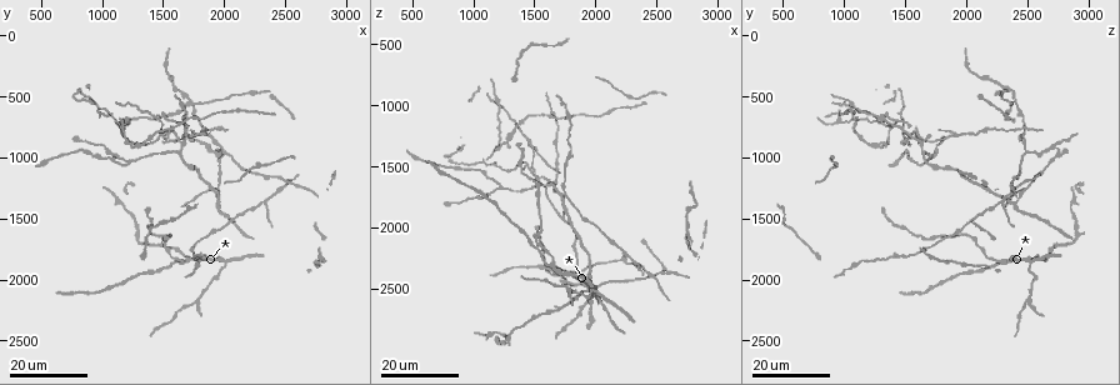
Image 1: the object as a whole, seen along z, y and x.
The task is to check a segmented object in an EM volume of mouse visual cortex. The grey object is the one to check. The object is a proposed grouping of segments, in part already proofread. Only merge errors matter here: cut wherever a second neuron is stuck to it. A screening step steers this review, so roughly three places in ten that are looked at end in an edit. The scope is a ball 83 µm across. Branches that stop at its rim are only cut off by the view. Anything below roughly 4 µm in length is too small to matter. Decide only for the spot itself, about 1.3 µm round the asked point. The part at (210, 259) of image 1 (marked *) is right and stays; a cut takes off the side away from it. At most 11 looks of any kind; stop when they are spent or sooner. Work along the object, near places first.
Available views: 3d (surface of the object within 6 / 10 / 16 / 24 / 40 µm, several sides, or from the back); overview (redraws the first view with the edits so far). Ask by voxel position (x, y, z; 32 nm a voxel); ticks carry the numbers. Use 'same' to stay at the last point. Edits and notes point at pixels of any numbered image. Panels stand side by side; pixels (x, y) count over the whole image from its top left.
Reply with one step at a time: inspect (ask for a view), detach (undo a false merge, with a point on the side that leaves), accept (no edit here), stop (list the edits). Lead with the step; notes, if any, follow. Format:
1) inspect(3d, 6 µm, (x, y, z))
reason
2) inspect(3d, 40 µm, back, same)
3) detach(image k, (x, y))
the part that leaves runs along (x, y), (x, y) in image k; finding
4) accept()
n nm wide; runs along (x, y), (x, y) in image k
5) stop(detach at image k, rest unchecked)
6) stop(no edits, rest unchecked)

inspect(3d, 24 µm, (1780, 2180, 2520))

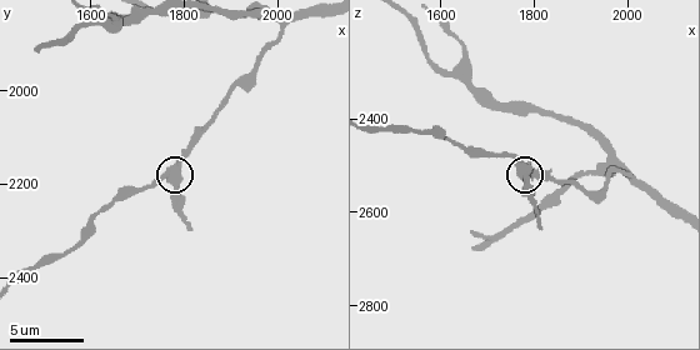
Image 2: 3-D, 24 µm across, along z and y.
inspect(3d, 10 µm, (1760, 2175, 2495))

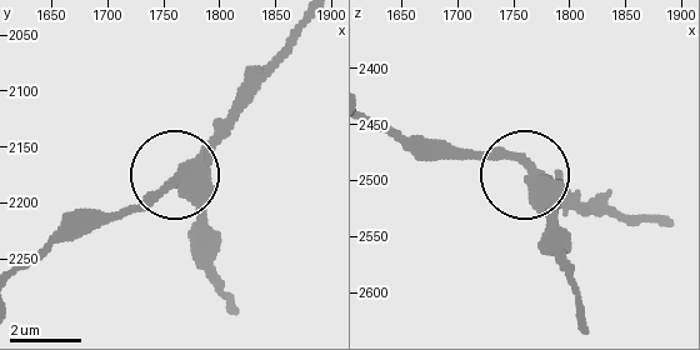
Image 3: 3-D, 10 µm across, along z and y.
accept()
continuous, no second neuron

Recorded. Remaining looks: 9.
inspect(3d, 24 µm, (2000, 940, 2480))
three-way junction

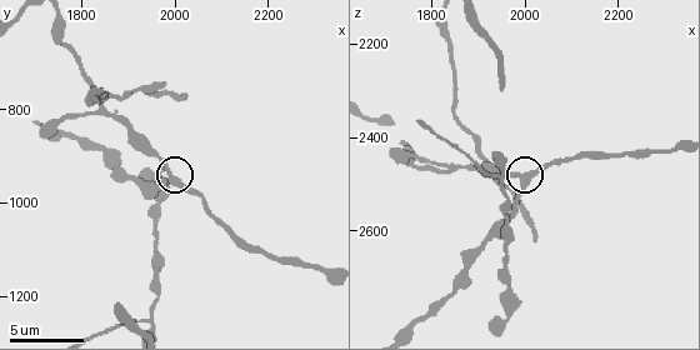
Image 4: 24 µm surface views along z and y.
inspect(3d, 6 µm, (2000, 950, 2500))

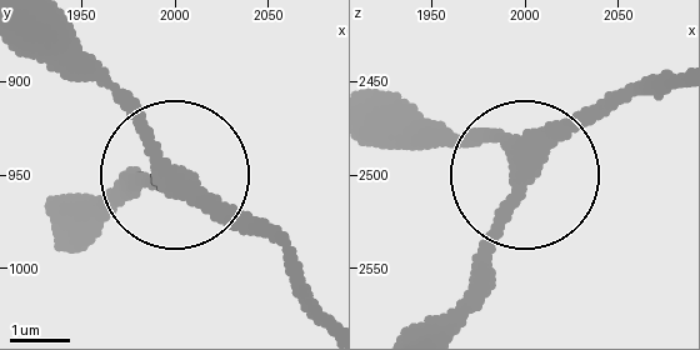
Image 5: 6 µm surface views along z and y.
inspect(3d, 6 µm, back, same)

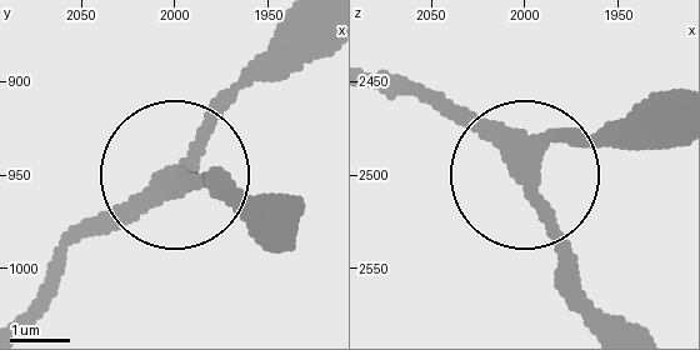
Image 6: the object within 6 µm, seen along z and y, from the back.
accept()
3 arms; runs along (648, 111), (563, 136), (533, 171), (568, 300) in image 6; all the same neuron

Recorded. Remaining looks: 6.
inspect(3d, 24 µm, (2320, 1360, 2280))
three-way junction

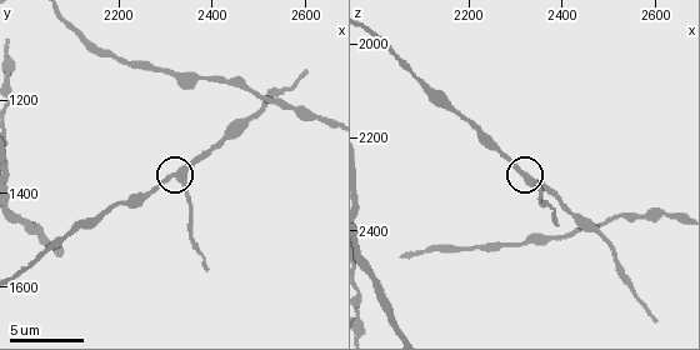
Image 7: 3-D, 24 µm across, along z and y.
inspect(3d, 6 µm, (2330, 1370, 2285))

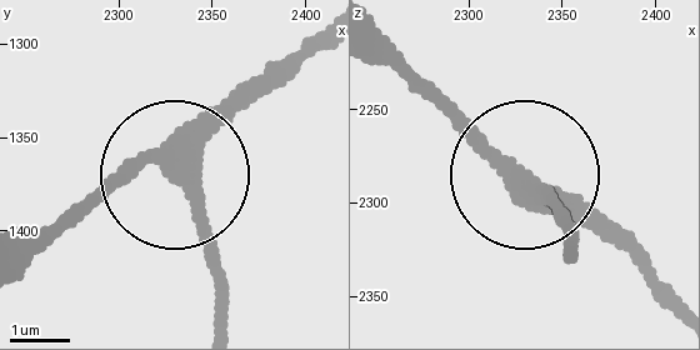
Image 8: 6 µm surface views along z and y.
accept()
3 arms; runs along (316, 51), (196, 156), (196, 215), (221, 270) in image 8; one neuron here

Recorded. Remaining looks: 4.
inspect(3d, 10 µm, (1950, 1250, 2480))
two arms in line, one across

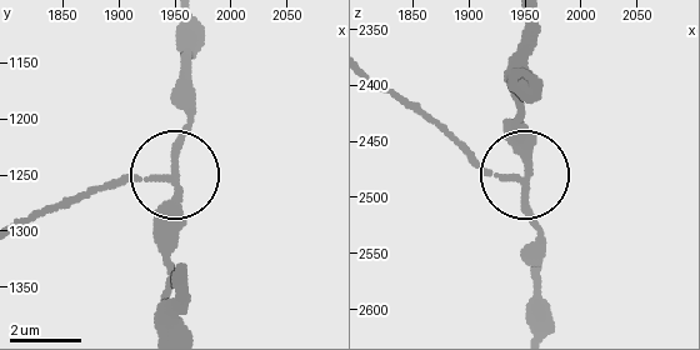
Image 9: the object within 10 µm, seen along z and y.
inspect(3d, 6 µm, (1942, 1256, 2486))
closer look

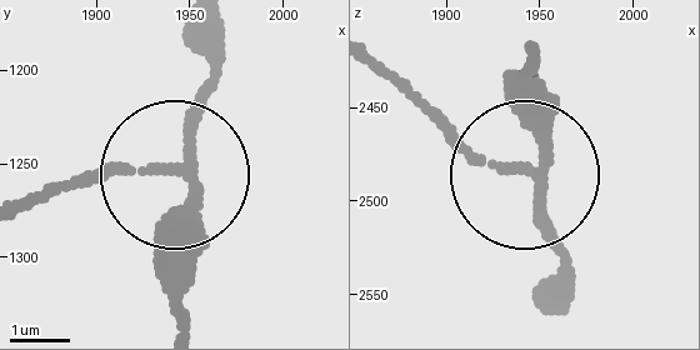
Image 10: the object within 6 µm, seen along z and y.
detach(image 10, (104, 171))
140 nm wide; the part that leaves runs along (170, 175), (85, 175), (25, 194) in image 10; a second neuron is stuck on

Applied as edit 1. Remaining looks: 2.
inspect(3d, 16 µm, (2490, 1185, 2380))
side arm on a straight run

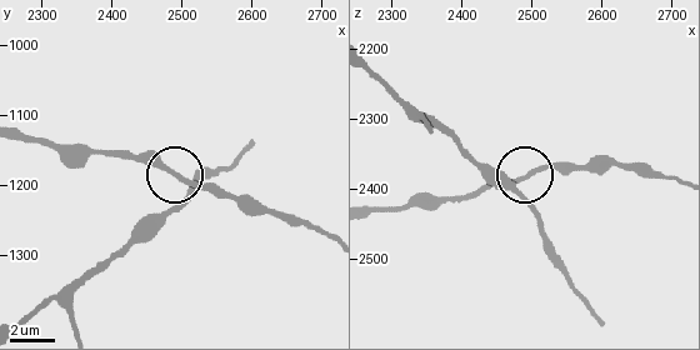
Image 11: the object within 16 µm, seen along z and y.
accept()
side arm 35 µm; runs along (20, 131), (65, 146), (121, 151), (160, 163), (226, 190) in image 11; all the same neuron

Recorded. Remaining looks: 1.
stop(detach at image 10, rest unchecked)

